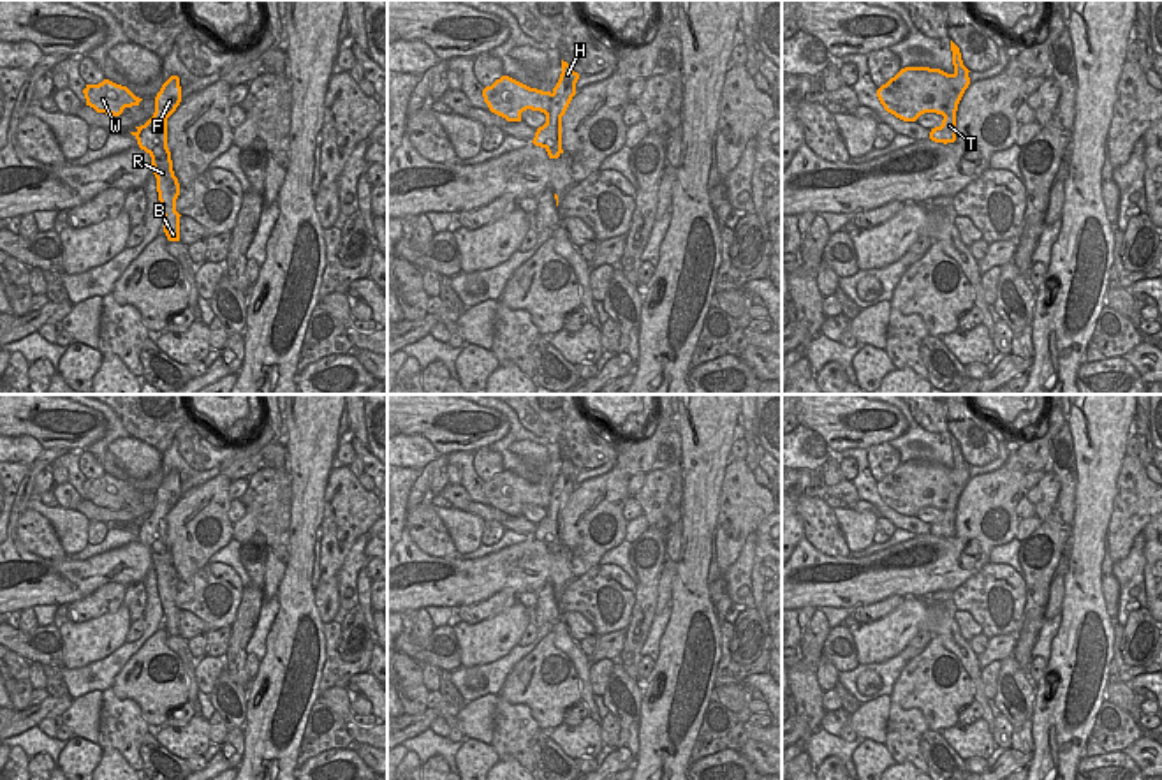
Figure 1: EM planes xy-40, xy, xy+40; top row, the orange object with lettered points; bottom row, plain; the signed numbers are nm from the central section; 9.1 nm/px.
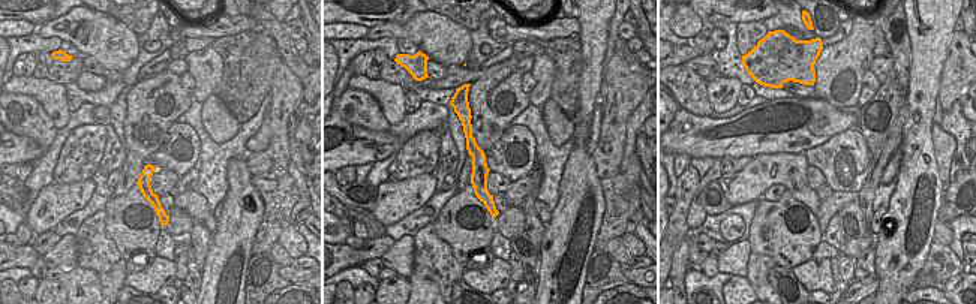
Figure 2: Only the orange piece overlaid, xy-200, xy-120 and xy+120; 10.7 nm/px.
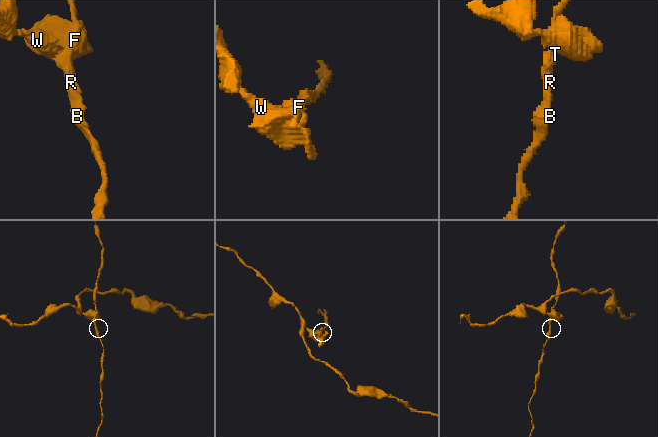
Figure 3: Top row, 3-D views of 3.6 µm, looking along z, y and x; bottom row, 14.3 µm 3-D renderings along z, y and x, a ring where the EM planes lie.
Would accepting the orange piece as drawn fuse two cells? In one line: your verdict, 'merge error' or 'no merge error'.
merge error

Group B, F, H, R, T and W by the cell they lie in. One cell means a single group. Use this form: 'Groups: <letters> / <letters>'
Groups: B F H R T / W

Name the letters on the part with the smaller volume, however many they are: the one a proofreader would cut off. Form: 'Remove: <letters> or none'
Remove: B, F, H, R, T

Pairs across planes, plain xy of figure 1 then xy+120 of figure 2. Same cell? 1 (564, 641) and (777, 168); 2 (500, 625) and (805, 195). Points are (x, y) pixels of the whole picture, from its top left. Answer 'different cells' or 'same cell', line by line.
1: same cell
2: same cell

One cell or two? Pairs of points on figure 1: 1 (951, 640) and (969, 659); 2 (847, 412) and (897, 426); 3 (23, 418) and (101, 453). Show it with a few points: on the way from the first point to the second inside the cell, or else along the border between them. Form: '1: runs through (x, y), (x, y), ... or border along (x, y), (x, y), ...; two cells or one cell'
1: runs through (956, 643), (967, 654); one cell
2: runs through (860, 423), (884, 430); one cell
3: border along (102, 412), (106, 434), (87, 448); two cells

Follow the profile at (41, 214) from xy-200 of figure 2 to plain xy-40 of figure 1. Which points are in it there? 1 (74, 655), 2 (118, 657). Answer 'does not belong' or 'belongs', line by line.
1: belongs
2: does not belong

